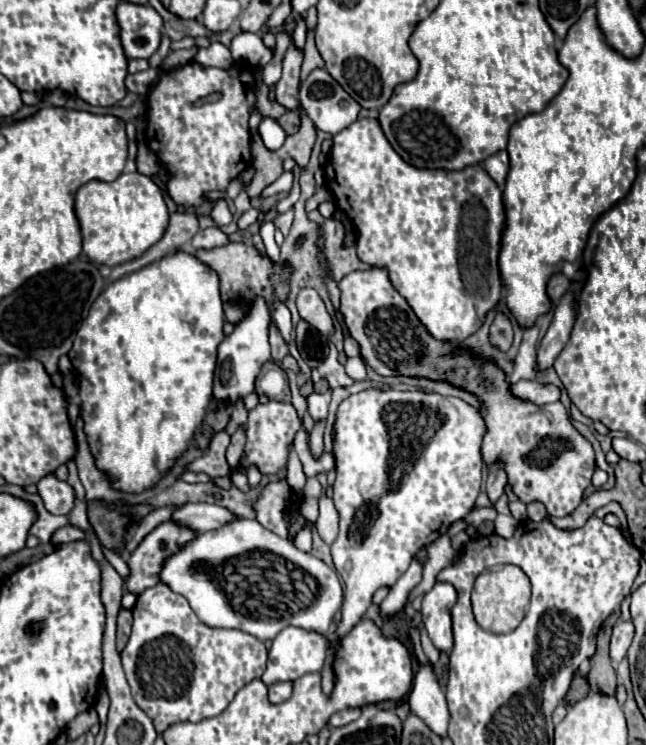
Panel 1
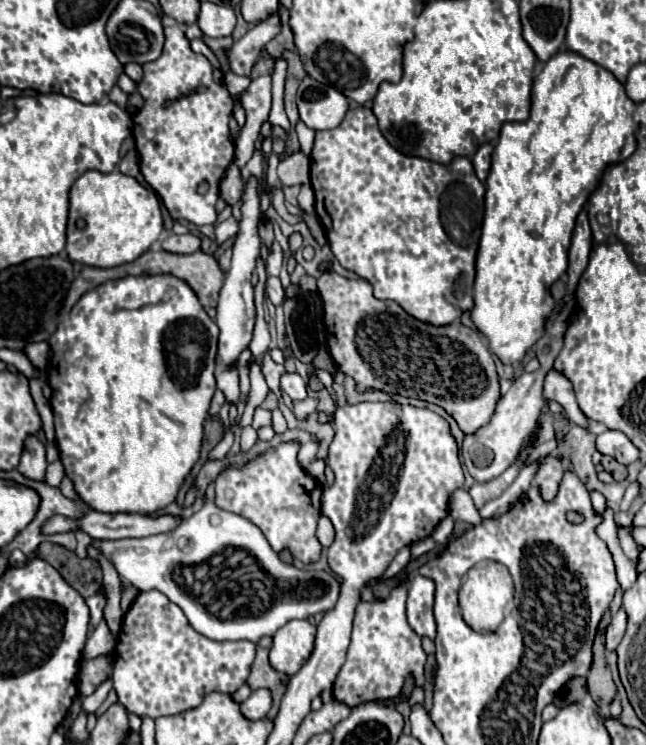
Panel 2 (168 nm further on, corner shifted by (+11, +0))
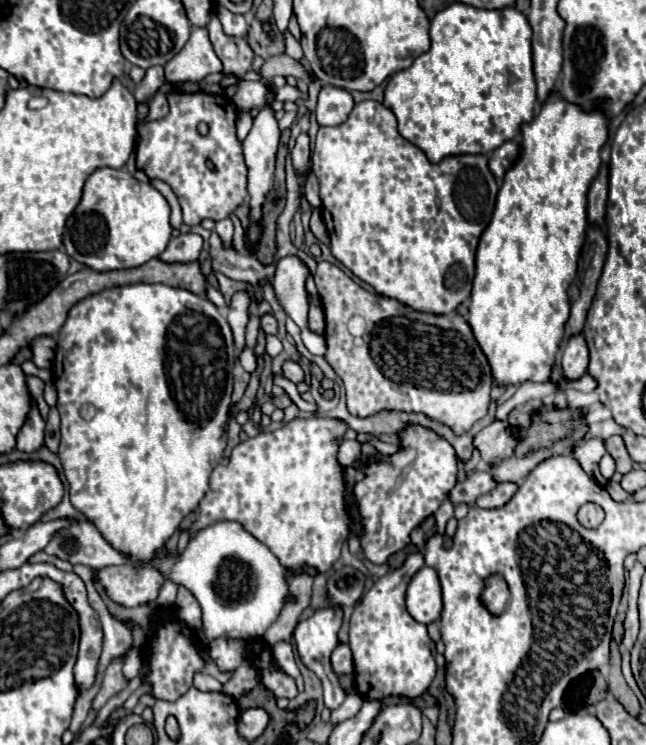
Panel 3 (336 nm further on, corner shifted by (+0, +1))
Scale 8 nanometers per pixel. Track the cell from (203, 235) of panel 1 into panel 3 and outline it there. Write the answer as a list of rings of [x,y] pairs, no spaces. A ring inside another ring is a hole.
[[[180,234],[168,242],[168,248],[158,256],[164,262],[194,262],[202,250],[202,236],[198,234]]]

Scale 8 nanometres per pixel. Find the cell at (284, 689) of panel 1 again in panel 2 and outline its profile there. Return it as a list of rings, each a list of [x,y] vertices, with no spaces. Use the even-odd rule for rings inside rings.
[[[257,689],[239,707],[241,707],[241,713],[245,719],[251,719],[251,721],[263,719],[267,715],[267,711],[271,709],[271,695],[267,689]]]

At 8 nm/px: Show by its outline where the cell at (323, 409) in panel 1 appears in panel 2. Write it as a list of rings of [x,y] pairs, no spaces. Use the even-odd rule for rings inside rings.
[[[283,373],[283,375],[281,375],[281,389],[283,389],[291,399],[307,399],[305,381],[301,379],[299,373]]]

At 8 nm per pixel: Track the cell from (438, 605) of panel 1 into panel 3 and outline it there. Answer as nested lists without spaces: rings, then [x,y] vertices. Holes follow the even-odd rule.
[[[424,566],[412,578],[406,590],[406,606],[410,616],[420,624],[440,622],[442,590],[440,590],[438,574],[432,568]]]

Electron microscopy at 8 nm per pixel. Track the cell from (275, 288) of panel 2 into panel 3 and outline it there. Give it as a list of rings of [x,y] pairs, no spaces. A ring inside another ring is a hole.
[[[212,230],[210,236],[210,256],[216,272],[226,274],[232,280],[244,280],[254,286],[272,284],[276,264],[262,264],[256,258],[250,258],[244,252],[238,252],[234,246],[224,246],[218,232]]]

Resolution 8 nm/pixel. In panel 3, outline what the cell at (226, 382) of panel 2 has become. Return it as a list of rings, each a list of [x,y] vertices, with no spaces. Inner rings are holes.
[[[238,292],[234,294],[232,302],[230,302],[230,312],[228,312],[228,324],[234,332],[234,346],[238,352],[244,350],[246,346],[246,324],[248,324],[248,304],[250,298],[246,292]]]

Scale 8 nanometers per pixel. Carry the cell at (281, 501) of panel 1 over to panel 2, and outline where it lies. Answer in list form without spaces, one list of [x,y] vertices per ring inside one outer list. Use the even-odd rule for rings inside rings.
[[[297,441],[279,443],[277,447],[255,455],[241,467],[225,467],[215,481],[215,505],[257,525],[275,553],[289,549],[295,559],[309,565],[321,555],[321,543],[315,533],[321,517],[323,485],[299,465],[299,447]]]

